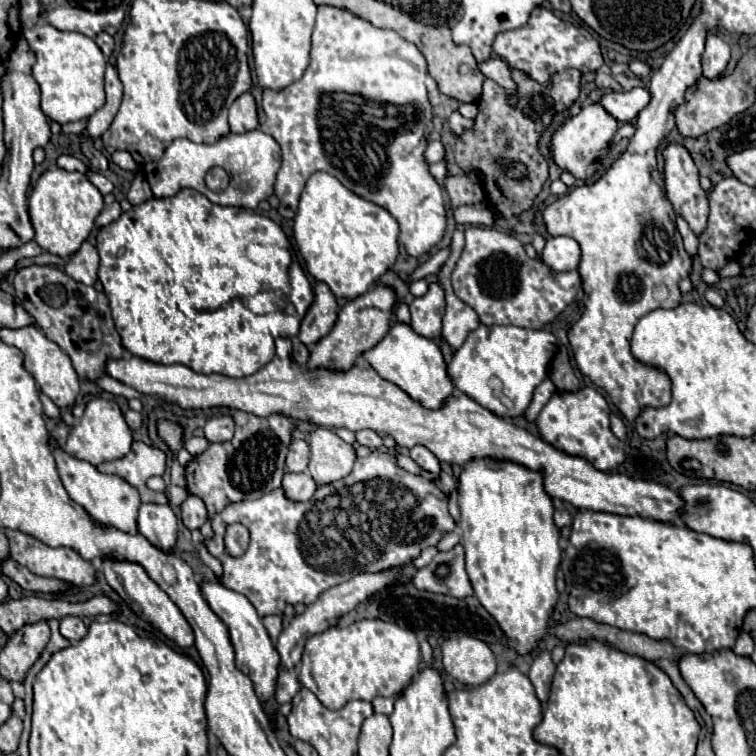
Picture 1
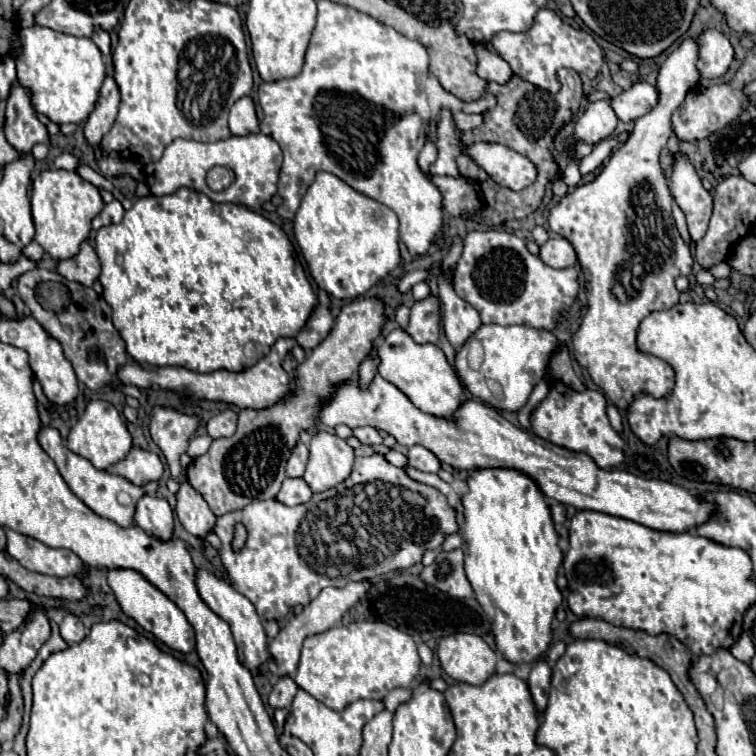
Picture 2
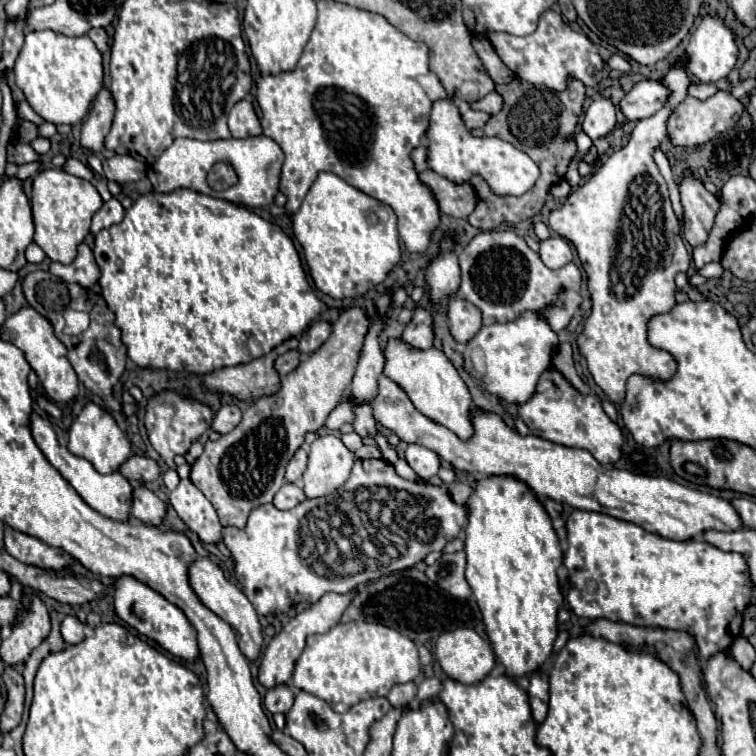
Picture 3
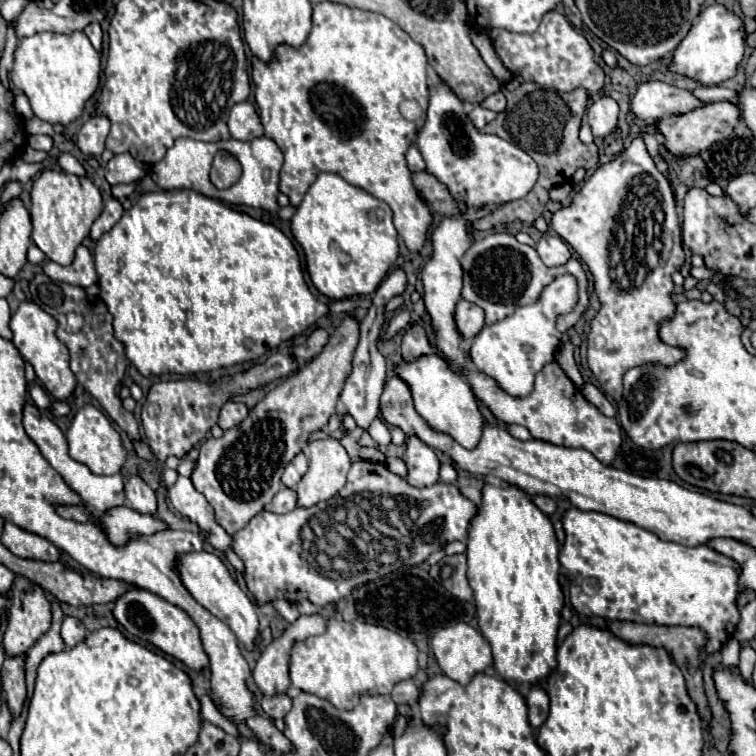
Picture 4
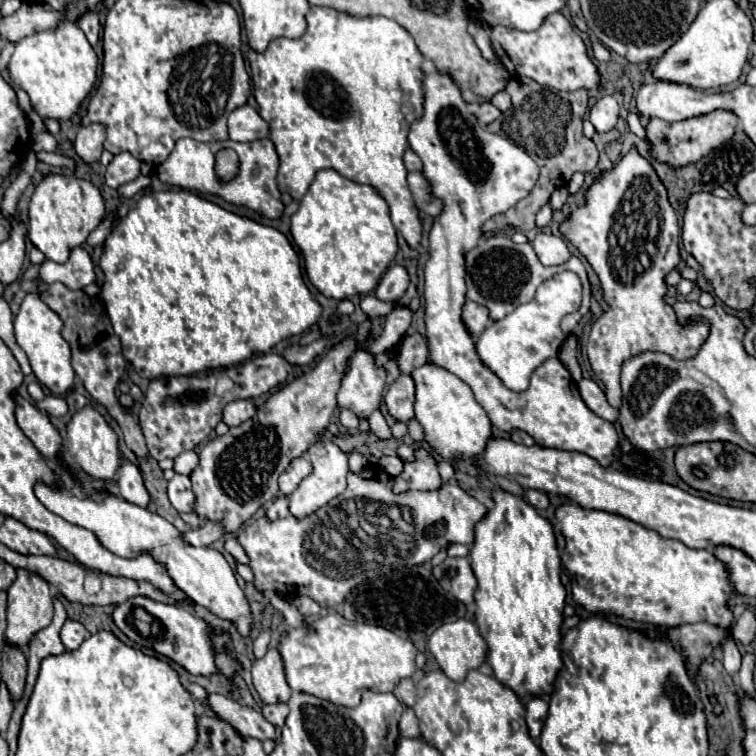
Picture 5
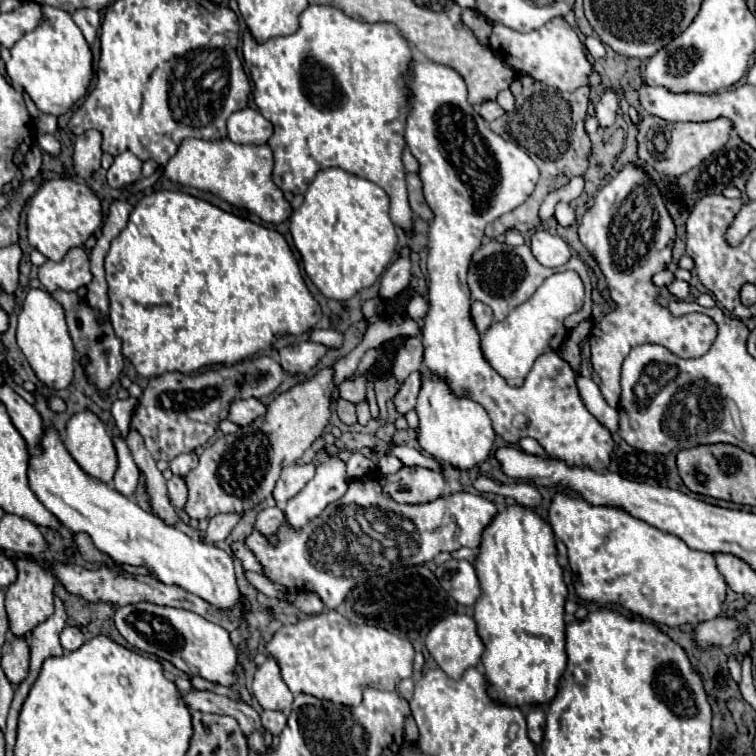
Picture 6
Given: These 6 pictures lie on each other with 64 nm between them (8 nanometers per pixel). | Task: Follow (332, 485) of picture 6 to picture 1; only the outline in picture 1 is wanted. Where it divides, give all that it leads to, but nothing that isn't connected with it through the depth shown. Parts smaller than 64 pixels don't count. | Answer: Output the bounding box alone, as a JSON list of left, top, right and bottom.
[306,428,356,486]

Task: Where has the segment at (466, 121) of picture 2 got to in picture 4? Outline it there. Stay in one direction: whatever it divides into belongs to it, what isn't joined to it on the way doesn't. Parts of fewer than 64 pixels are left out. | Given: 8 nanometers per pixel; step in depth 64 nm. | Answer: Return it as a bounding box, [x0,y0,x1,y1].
[468,106,496,128]

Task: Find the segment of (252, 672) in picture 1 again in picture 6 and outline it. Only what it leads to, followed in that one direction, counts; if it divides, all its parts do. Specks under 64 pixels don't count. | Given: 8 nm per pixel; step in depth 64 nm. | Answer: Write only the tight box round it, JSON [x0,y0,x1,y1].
[28,426,240,608]

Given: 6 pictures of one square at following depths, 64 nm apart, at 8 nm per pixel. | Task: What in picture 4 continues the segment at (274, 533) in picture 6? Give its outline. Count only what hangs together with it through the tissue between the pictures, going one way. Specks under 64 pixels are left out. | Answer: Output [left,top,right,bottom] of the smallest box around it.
[268,488,296,514]

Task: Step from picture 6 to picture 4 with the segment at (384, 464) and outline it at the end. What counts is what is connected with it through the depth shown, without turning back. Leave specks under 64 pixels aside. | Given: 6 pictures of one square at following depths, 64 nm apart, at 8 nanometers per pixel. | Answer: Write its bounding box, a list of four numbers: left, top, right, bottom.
[386,458,406,476]

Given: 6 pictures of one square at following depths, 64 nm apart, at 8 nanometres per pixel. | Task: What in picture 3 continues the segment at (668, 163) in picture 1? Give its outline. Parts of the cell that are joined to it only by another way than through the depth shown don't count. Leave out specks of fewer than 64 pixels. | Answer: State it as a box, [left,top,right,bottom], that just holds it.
[680,172,720,248]

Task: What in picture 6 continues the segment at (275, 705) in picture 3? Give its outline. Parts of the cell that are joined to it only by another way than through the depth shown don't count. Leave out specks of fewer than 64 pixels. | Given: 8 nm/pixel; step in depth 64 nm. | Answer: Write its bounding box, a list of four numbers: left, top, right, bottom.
[260,710,286,736]

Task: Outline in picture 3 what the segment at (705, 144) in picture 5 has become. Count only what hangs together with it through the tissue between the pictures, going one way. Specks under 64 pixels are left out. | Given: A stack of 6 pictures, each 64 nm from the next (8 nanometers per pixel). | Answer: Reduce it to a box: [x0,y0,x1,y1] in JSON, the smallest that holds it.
[666,90,744,148]

